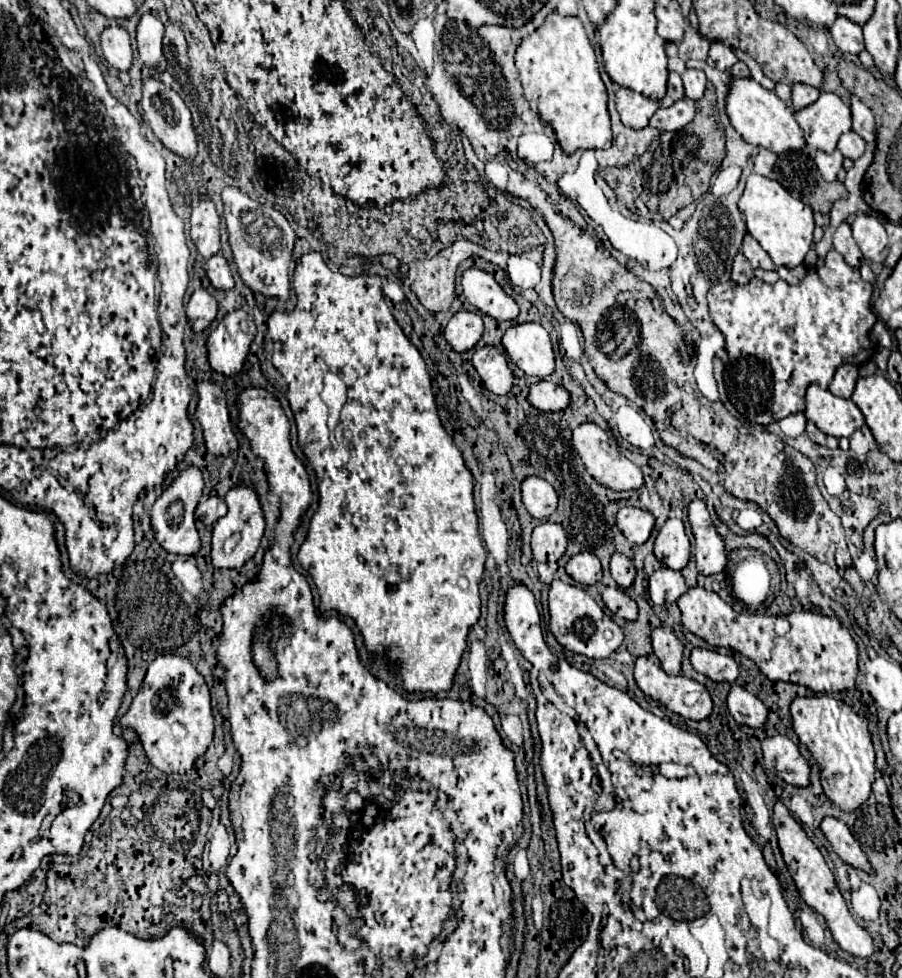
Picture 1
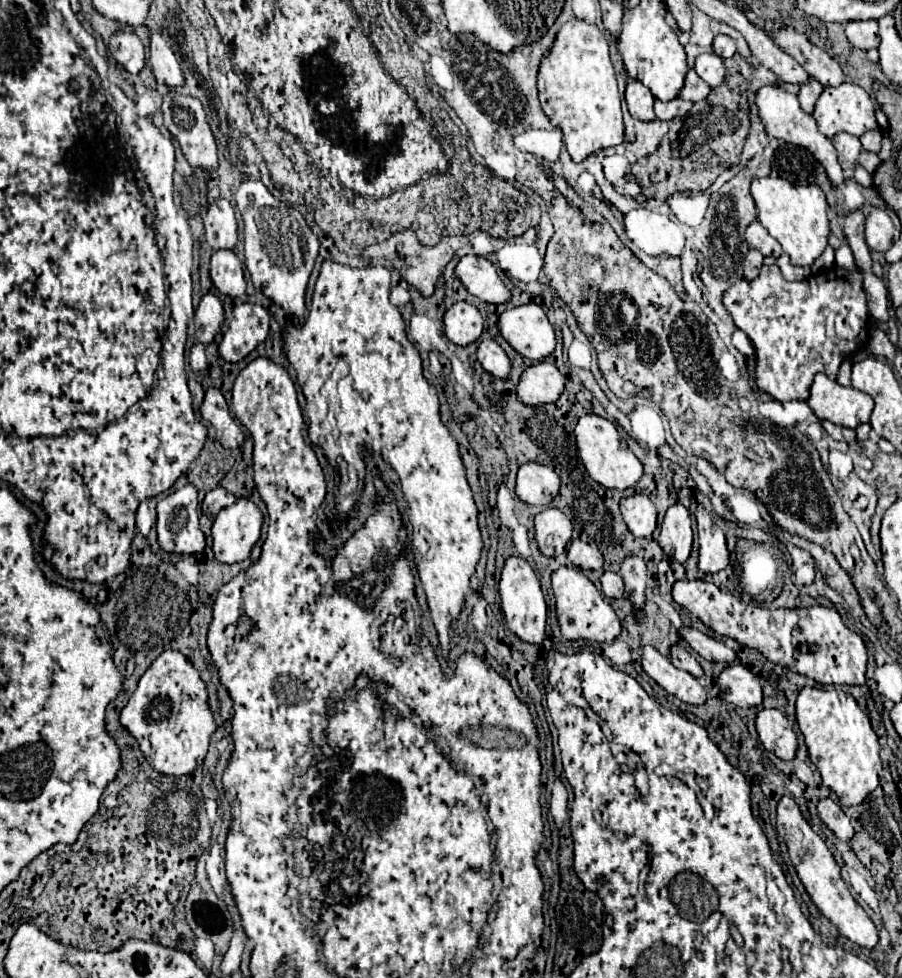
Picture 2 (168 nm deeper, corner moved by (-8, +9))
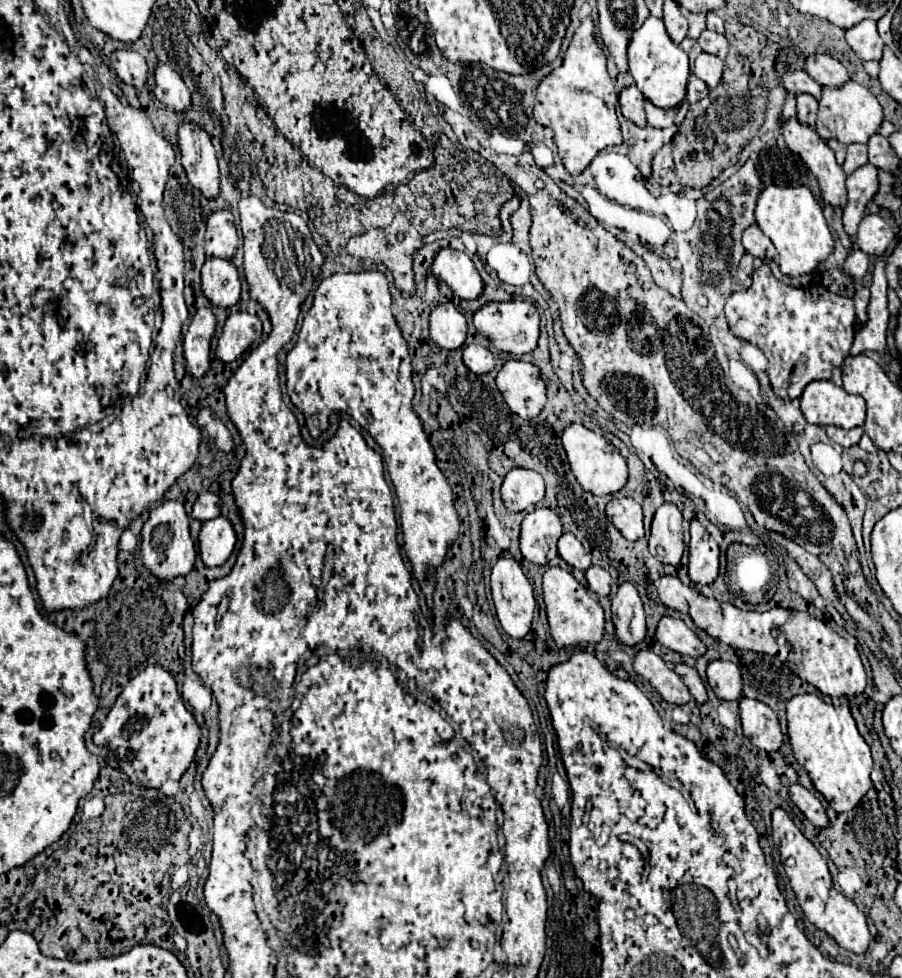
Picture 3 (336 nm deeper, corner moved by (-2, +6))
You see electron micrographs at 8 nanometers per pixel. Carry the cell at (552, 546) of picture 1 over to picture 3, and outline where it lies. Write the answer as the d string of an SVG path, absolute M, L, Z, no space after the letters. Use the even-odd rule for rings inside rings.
M532 509L520 525L520 551L524 559L546 565L558 555L556 543L560 535L560 517L552 509Z

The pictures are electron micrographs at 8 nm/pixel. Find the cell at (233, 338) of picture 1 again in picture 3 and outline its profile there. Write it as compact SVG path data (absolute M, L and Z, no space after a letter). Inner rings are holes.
M246 311L230 313L218 339L216 357L224 363L232 363L238 357L242 357L242 353L254 341L260 339L260 335L262 335L262 323L256 315L250 315Z

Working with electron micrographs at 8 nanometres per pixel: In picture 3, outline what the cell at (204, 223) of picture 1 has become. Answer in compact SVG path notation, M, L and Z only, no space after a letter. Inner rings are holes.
M226 209L216 211L206 223L206 255L232 259L238 249L238 233L234 225L234 215Z

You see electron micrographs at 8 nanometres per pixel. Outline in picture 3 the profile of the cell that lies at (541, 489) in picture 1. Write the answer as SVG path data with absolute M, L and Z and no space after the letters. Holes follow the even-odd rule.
M512 469L502 481L500 495L508 511L524 511L544 497L544 479L530 469Z

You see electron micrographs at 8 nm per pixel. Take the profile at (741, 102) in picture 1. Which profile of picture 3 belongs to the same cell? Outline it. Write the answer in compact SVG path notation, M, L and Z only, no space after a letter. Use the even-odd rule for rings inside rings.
M790 119L790 121L782 123L782 135L784 135L786 143L788 143L788 149L792 153L800 155L800 159L806 163L810 173L818 179L824 203L844 209L844 205L848 203L848 197L846 197L846 173L844 173L842 167L838 167L832 149L820 139L820 135L814 129L810 129L808 125L802 125L798 119Z

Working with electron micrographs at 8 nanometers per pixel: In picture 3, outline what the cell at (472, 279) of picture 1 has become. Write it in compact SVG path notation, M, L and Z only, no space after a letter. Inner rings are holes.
M438 249L430 271L438 275L460 299L476 299L482 293L482 279L464 251Z

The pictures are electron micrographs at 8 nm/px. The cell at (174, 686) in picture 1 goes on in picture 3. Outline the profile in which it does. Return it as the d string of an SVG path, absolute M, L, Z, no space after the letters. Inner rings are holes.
M150 665L122 689L122 693L118 695L110 713L106 715L100 731L94 733L92 741L94 741L94 745L106 745L114 753L120 771L124 771L128 775L132 785L160 789L168 779L178 781L182 777L182 773L194 759L200 737L202 737L200 727L196 725L192 713L184 707L184 703L178 695L176 679L160 665Z

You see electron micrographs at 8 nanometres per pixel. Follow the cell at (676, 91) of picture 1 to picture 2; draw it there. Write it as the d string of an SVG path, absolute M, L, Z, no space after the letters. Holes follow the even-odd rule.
M690 68L686 74L686 80L684 80L684 86L680 90L680 98L690 100L690 102L698 102L698 100L704 100L710 94L710 90L712 88L704 80L700 80L700 76Z

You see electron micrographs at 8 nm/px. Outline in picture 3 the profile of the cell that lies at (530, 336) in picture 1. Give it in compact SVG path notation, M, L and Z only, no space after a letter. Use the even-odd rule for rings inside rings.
M494 301L482 305L474 315L472 323L480 335L484 335L496 349L506 351L514 357L530 353L536 349L538 331L540 331L540 315L534 305L528 301Z

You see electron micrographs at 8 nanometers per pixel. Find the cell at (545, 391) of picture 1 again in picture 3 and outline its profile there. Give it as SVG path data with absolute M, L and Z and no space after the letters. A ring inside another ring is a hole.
M520 359L506 361L496 375L496 387L502 393L504 403L510 407L510 411L520 415L522 419L534 419L542 411L542 407L546 405L544 381L540 379L540 369L532 363L524 363Z

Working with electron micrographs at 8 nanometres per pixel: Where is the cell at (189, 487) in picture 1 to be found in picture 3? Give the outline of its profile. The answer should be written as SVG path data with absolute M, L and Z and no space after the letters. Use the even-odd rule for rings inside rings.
M164 501L150 511L148 521L140 533L140 561L142 565L160 581L172 581L176 577L184 577L192 571L196 559L194 541L190 539L188 515L184 505L178 501Z

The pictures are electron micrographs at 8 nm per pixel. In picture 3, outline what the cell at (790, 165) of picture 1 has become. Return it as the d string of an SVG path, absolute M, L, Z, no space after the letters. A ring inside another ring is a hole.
M774 145L762 151L760 163L758 163L758 175L764 187L770 185L770 181L774 185L794 185L794 187L806 185L820 201L820 187L816 177L808 171L804 161L798 155L790 153L786 147Z

